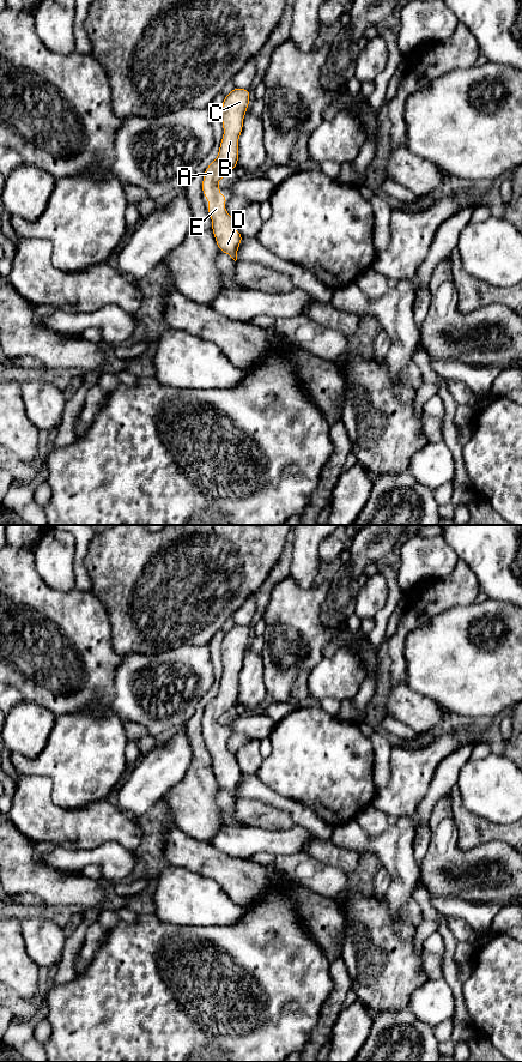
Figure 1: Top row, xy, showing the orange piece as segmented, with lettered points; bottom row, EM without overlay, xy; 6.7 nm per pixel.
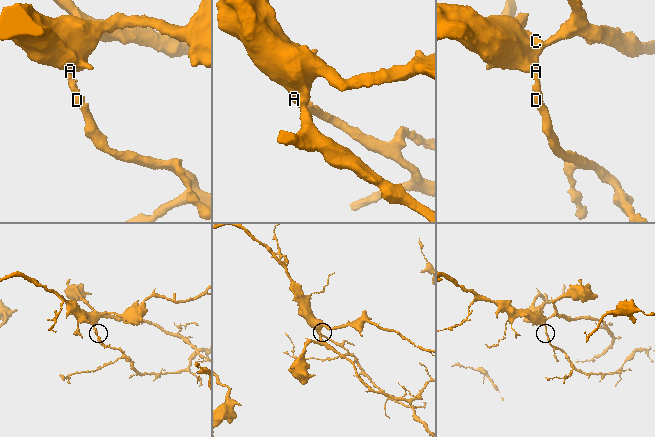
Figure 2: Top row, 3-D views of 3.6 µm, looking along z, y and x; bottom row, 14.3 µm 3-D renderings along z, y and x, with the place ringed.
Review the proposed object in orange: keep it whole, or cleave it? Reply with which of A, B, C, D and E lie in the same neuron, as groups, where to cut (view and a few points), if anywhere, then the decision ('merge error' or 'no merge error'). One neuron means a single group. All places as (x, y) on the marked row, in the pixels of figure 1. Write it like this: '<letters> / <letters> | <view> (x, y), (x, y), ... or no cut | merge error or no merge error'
A B C D E | no cut | no merge error

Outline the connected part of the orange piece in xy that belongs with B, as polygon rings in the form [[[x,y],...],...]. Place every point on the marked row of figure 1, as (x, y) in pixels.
[[[235,88],[225,96],[221,104],[221,122],[224,135],[219,146],[219,153],[204,173],[202,194],[210,201],[207,211],[213,222],[212,231],[219,251],[229,254],[235,261],[237,260],[237,249],[243,239],[242,234],[236,230],[235,219],[223,206],[227,195],[220,195],[218,182],[233,168],[238,162],[238,138],[243,129],[243,119],[248,109],[250,93],[248,89]]]

